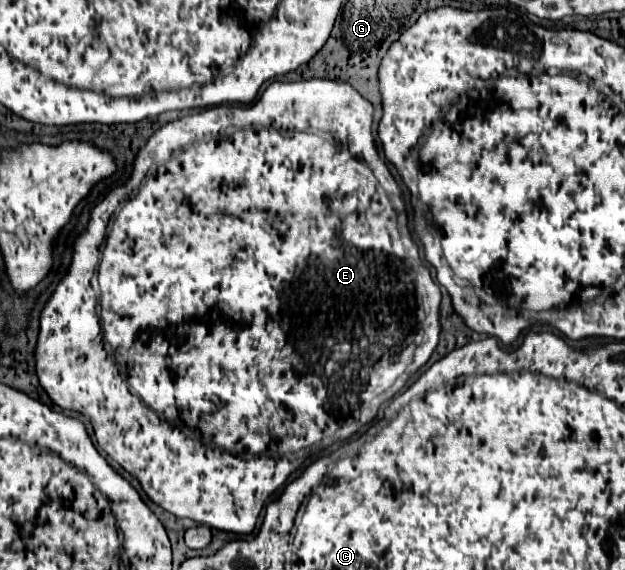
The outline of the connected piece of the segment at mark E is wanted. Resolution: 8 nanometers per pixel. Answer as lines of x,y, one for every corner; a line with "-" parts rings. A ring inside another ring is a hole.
310,79
298,83
274,81
252,105
246,107
220,105
188,115
180,121
168,123
150,137
146,147
142,147
136,163
133,163
133,172
127,182
112,188
106,199
92,209
92,219
88,229
76,239
70,271
58,283
54,295
50,297
40,317
36,373
40,385
50,395
50,399
64,409
84,415
92,423
96,441
106,451
106,455
112,457
124,471
134,475
142,491
164,511
176,517
188,517
192,521
222,531
252,533
268,497
280,485
286,483
290,473
294,473
304,463
310,449
316,445
328,447
338,439
344,441
350,435
354,435
362,425
372,423
378,415
384,393
388,391
390,385
394,385
394,381
398,381
398,377
402,377
402,373
406,373
406,369
414,361
416,351
422,351
422,365
424,365
430,359
432,351
436,349
438,335
440,335
440,289
432,281
428,269
422,267
420,259
406,257
406,249
402,245
396,225
398,213
392,201
386,197
390,191
398,193
392,175
372,173
372,169
366,167
378,159
370,153
376,151
372,139
372,117
374,117
372,103
360,97
358,91
352,89
348,83
-
119,211
106,237
106,227
-
104,239
106,239
106,247
102,251
102,261
100,261
100,247
-
96,269
102,289
102,331
106,333
104,335
106,343
114,355
108,355
98,323
98,301
94,299
92,283
90,283
-
328,323
330,323
330,387
328,387
328,373
326,373

